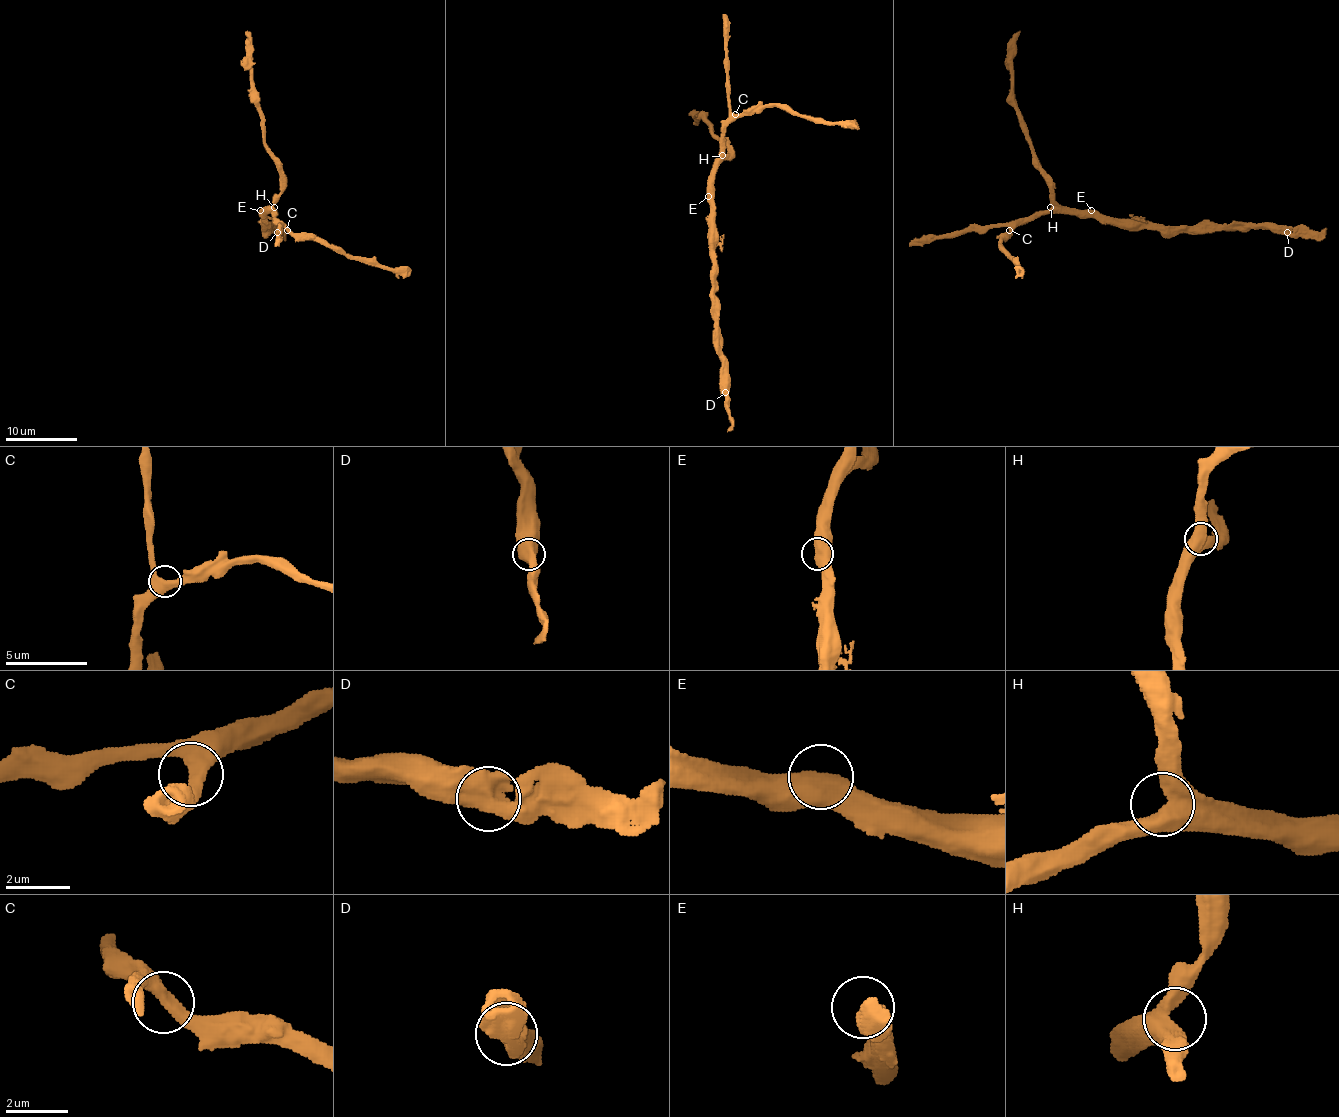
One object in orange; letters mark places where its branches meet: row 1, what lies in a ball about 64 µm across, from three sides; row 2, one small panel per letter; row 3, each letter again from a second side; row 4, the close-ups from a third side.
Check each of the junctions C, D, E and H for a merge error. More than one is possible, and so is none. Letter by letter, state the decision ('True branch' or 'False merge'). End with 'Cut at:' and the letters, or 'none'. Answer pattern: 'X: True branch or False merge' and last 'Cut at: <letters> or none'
C: True branch
D: True branch
E: True branch
H: True branch
Cut at: none

